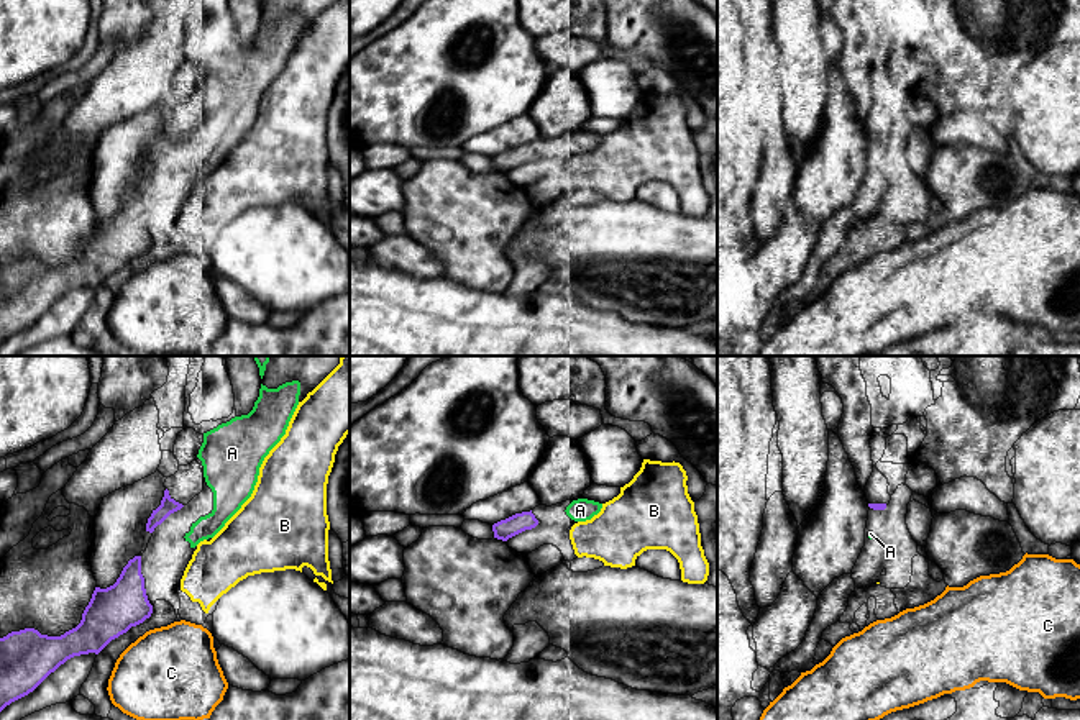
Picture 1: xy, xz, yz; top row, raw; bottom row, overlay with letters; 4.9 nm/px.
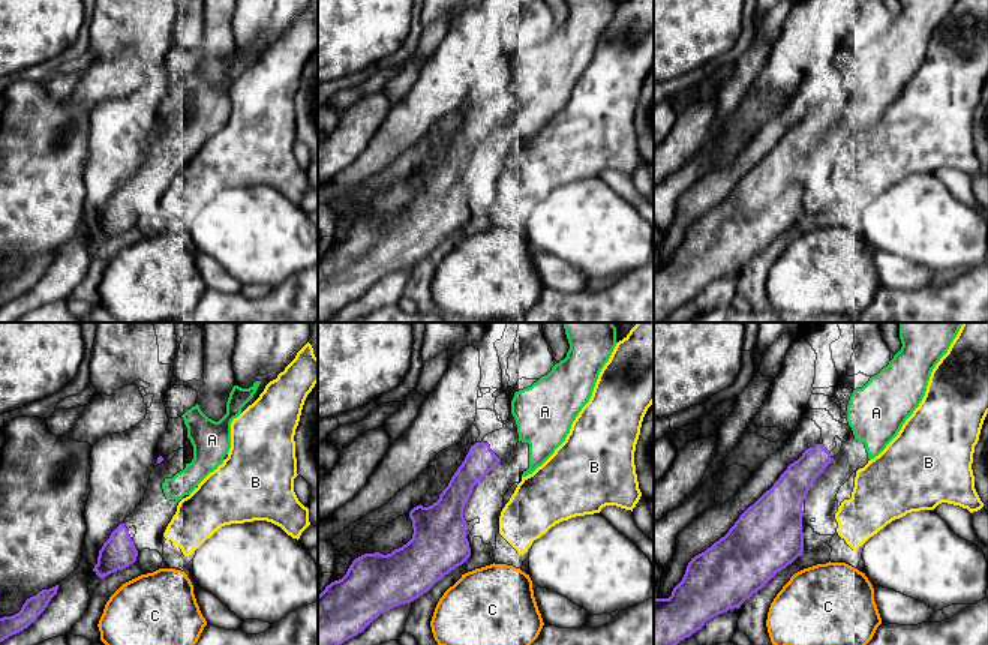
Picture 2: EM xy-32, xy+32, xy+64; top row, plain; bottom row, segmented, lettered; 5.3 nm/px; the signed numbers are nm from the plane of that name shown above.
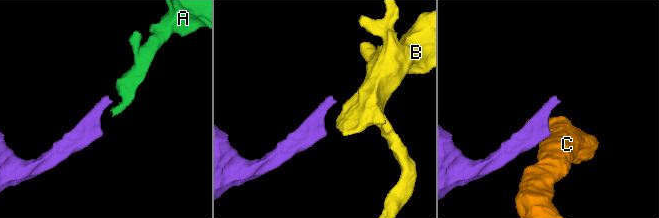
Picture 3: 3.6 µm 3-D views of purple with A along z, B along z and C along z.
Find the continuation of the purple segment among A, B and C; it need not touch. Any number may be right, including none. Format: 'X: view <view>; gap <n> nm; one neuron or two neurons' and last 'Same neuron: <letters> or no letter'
A: view xy; gap 100 nm; one neuron
B: view xz; gap 160 nm; two neurons
C: view xy; gap 50 nm; two neurons
Same neuron: A

